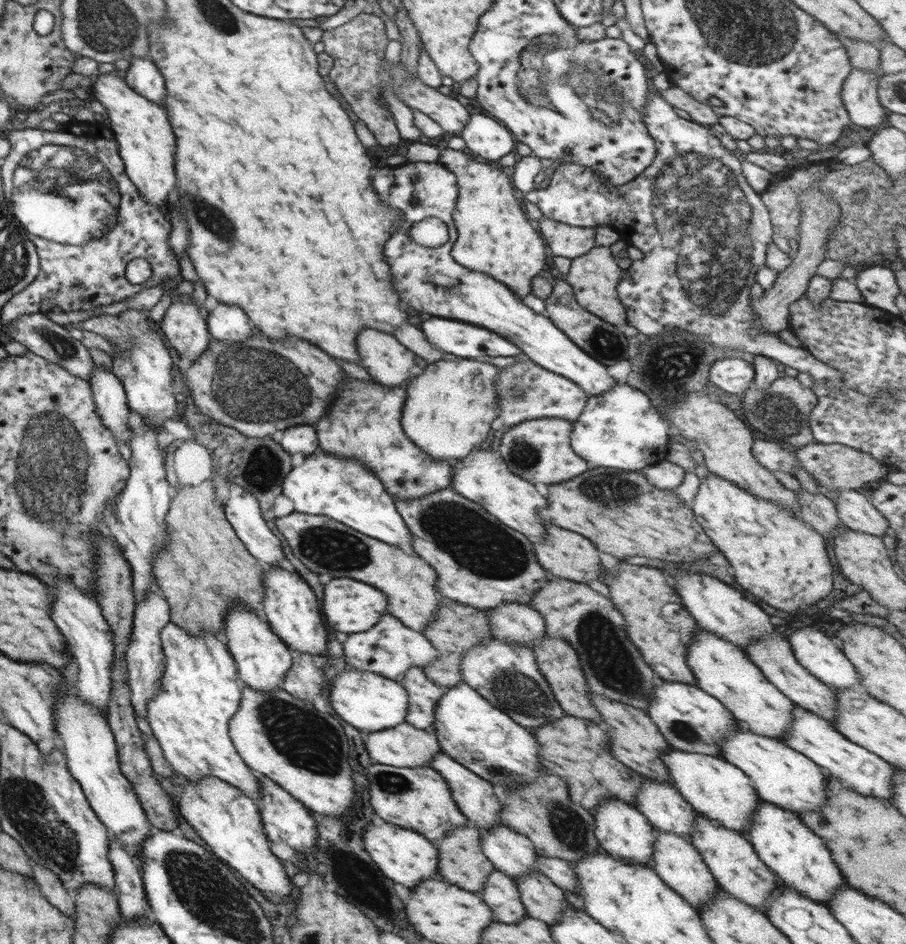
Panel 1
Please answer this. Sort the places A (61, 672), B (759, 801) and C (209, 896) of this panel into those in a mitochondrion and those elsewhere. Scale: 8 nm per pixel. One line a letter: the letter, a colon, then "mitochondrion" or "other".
A: other
B: other
C: mitochondrion

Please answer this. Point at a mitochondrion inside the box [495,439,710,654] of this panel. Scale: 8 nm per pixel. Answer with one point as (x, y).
(621, 490)

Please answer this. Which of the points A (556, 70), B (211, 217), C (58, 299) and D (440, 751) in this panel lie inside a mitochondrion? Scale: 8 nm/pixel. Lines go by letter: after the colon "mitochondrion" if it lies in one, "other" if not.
A: mitochondrion
B: mitochondrion
C: other
D: other

